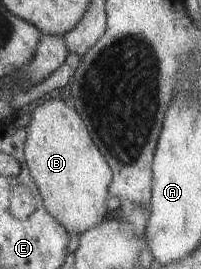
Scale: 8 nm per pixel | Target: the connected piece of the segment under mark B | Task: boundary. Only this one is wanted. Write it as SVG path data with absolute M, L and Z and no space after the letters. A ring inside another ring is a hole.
M60 98L46 100L42 105L36 106L30 115L30 122L25 127L23 156L30 177L41 195L43 208L68 234L81 234L103 221L107 212L106 195L108 196L107 187L111 180L110 166L90 141L91 137L77 111L66 106Z

